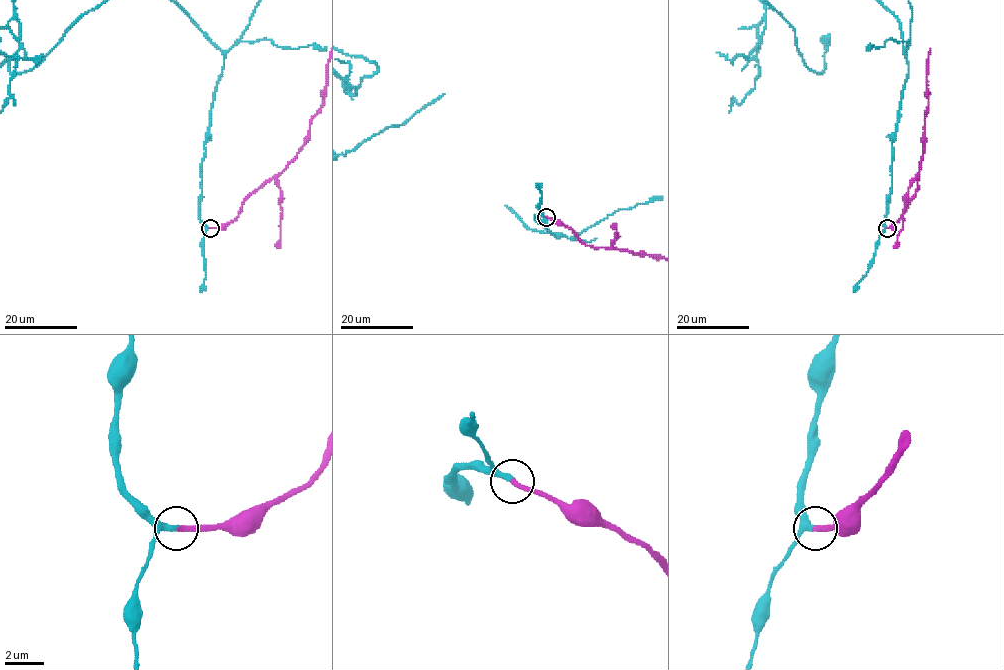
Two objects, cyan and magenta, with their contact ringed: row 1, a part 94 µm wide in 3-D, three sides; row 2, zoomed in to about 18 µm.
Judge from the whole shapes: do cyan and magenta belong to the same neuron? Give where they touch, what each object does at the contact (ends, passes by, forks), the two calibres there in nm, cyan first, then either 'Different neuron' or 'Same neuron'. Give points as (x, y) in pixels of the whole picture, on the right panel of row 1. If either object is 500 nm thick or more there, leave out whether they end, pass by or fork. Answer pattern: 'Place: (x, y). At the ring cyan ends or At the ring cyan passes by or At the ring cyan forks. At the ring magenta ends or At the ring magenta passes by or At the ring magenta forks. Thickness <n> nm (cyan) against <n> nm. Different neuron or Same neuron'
Place: (887, 228). At the ring cyan passes by. At the ring magenta ends. Thickness 240 nm (cyan) against 280 nm. Same neuron

